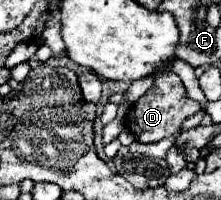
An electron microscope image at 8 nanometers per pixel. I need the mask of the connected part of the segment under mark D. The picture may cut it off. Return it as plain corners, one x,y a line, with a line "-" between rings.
169,71
169,75
161,75
161,79
153,81
149,91
145,95
141,95
139,101
129,109
125,121
139,143
155,143
155,141
161,141
161,139
181,131
181,123
187,117
195,115
197,111
201,111
199,103
187,97
187,91
183,87
181,79

